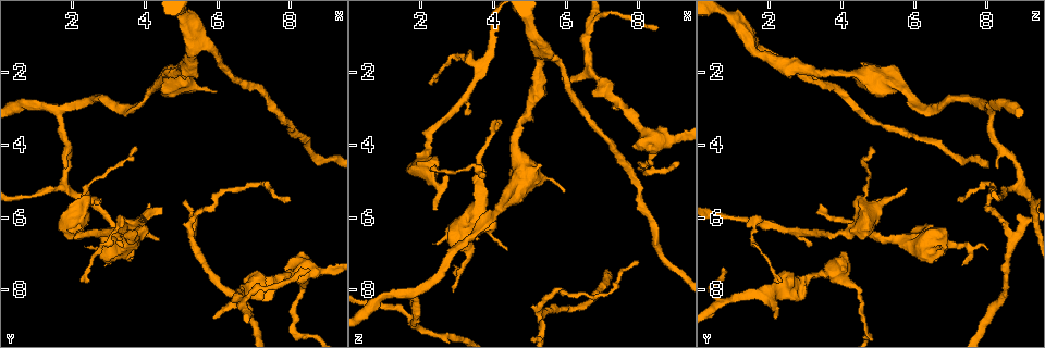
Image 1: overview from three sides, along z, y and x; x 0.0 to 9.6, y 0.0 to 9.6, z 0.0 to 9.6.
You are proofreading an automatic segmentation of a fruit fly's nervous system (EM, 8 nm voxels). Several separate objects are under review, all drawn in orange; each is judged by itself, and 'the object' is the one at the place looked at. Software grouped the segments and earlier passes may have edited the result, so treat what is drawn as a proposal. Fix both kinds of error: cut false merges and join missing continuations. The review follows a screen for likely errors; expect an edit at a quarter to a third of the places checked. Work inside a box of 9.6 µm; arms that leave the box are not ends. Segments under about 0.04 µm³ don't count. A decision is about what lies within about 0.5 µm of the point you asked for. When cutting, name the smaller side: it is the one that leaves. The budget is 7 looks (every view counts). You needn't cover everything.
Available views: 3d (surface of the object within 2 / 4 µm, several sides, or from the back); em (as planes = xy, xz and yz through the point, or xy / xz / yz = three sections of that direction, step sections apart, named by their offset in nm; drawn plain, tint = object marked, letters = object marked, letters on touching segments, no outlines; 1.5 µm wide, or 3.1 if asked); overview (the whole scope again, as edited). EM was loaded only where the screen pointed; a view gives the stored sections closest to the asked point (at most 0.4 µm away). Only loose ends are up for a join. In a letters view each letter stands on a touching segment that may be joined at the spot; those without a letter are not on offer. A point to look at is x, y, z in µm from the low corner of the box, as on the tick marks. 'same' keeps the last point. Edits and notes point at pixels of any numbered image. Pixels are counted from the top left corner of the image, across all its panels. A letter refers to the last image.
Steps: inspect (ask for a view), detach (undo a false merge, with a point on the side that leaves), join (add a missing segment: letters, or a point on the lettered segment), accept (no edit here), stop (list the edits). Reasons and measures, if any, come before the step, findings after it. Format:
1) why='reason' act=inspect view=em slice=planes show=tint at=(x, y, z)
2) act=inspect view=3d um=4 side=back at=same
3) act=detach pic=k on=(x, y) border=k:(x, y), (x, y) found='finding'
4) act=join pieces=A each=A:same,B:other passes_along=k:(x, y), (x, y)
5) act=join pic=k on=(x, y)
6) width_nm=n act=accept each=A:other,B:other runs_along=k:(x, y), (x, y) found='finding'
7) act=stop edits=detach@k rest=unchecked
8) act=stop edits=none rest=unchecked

why='branch stops here' act=inspect view=em slice=planes show=letters at=(3.80, 4.10, 4.75)

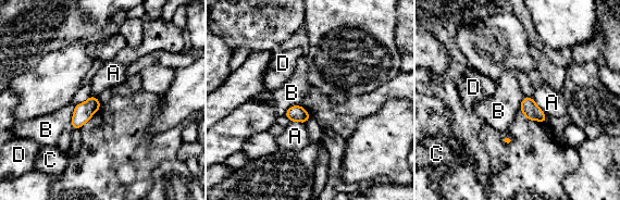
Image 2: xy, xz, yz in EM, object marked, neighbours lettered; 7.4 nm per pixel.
act=accept each=A:other,B:other,C:other,D:other border=2:(75, 105), (70, 122) found='no lettered segment goes on from it'

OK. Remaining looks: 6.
why='branch stops here' act=inspect view=em slice=planes show=letters at=(2.25, 7.75, 2.30)

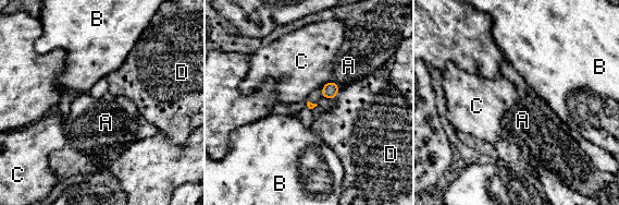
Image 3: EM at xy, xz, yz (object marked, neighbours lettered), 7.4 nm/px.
width_nm=90 act=accept each=A:other,B:other,C:other,D:other border=3:(326, 82), (322, 86) found='none of them fits'

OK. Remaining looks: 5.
why='thin end' act=inspect view=3d um=2 at=(4.10, 5.65, 3.40)

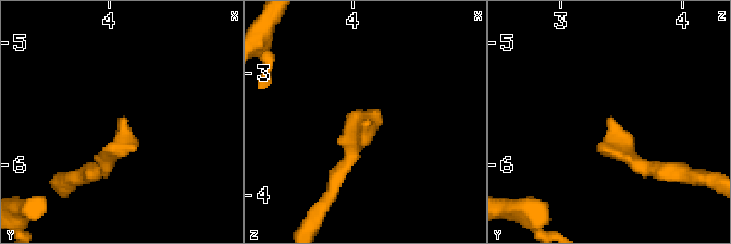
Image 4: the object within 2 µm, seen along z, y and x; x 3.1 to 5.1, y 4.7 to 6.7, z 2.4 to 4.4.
act=inspect view=em slice=planes show=letters at=(4.06, 5.66, 3.42)

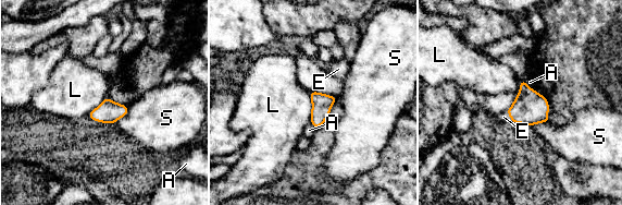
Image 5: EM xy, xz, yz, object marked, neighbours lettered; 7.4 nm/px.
width_nm=90 act=join pieces=E each=A:other,E:same,L:other,S:other found='the cell continues'

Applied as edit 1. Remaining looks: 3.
act=stop edits=join@5 rest=unchecked

